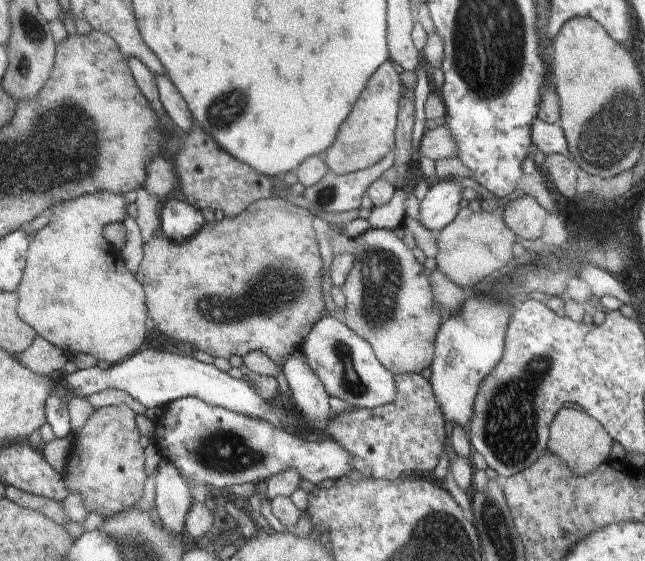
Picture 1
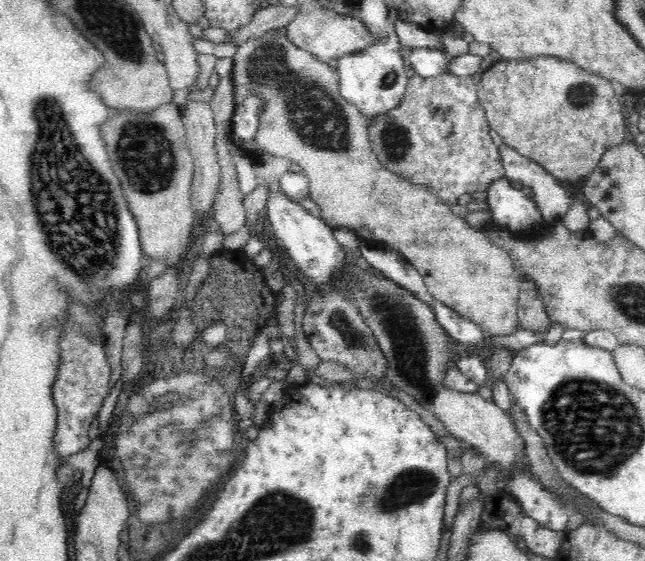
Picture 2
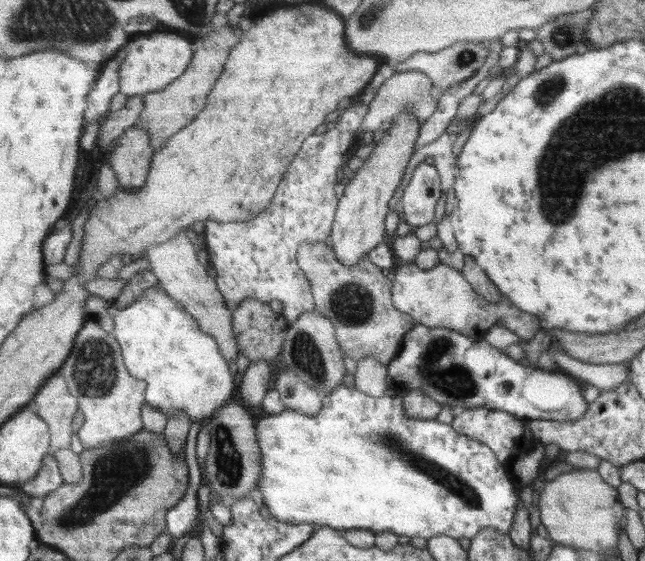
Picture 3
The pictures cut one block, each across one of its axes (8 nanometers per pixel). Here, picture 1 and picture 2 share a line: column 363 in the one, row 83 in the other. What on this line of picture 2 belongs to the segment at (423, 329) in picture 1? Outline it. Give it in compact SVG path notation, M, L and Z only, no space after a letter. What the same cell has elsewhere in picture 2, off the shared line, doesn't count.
M268 30L262 35L253 35L252 38L246 39L245 42L242 42L240 46L237 47L233 59L232 73L236 86L247 86L249 88L249 94L259 94L259 96L265 100L259 129L252 142L253 150L266 151L274 156L289 158L302 168L302 172L309 181L309 198L318 203L320 212L322 212L320 220L324 221L334 230L348 228L348 230L354 231L361 241L383 244L384 247L388 247L400 253L400 256L404 257L404 260L412 264L422 275L432 296L438 298L440 302L446 304L446 306L452 308L464 318L474 321L478 326L484 329L484 332L488 336L510 336L510 334L518 332L518 329L520 329L518 318L519 292L521 291L522 282L520 282L520 278L518 278L517 274L514 272L512 257L509 256L506 250L492 243L488 238L485 238L485 235L479 230L473 229L465 218L454 215L451 208L445 206L440 201L440 198L436 197L431 190L423 188L422 186L413 186L410 182L406 182L404 178L400 178L396 174L385 170L385 167L382 166L377 159L376 153L372 150L367 118L356 109L356 106L350 105L348 102L344 101L344 98L342 98L338 92L339 86L337 83L339 78L336 69L333 69L328 63L322 62L319 58L316 58L311 52L296 46L286 34L278 34L278 32L274 30Z

